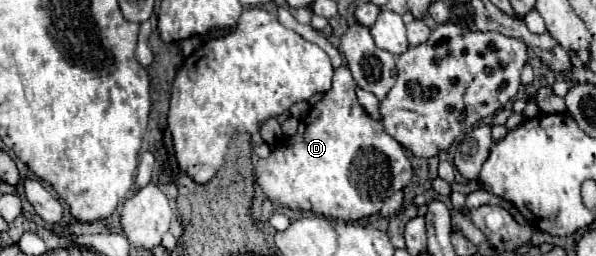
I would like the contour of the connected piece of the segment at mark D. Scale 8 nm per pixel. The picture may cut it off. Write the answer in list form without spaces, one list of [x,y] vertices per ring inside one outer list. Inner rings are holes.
[[[339,66],[333,74],[333,86],[323,94],[323,98],[309,110],[309,114],[301,120],[299,130],[293,138],[277,144],[269,158],[259,160],[255,164],[257,184],[263,188],[267,198],[285,206],[293,212],[311,212],[327,218],[339,218],[345,222],[369,218],[377,214],[383,202],[393,196],[393,192],[405,188],[413,176],[413,168],[409,158],[403,152],[403,146],[387,134],[381,122],[369,118],[361,104],[357,102],[355,82],[347,66]]]

